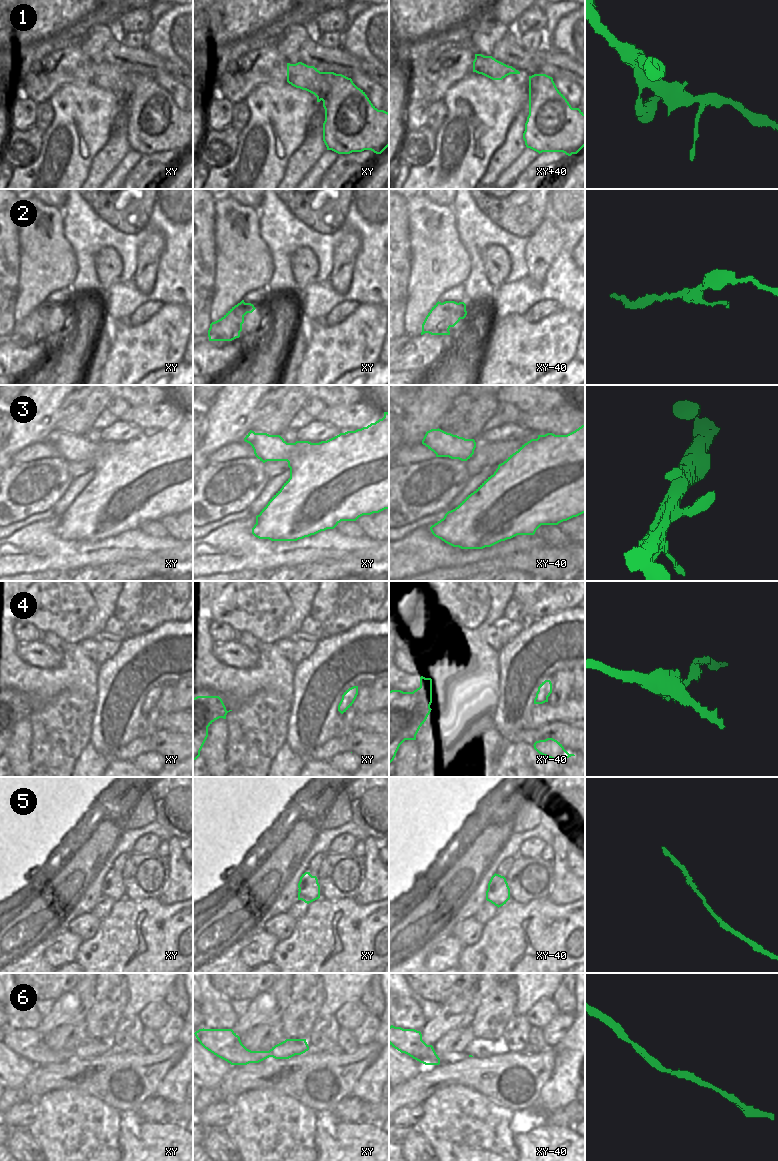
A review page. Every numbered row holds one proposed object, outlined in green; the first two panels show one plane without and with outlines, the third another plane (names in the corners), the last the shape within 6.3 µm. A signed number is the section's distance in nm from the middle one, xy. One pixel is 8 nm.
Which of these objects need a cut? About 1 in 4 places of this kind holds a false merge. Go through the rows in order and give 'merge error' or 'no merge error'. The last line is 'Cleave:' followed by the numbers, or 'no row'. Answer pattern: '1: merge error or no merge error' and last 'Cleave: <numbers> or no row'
1: no merge error
2: no merge error
3: no merge error
4: no merge error
5: merge error
6: no merge error
Cleave: 5

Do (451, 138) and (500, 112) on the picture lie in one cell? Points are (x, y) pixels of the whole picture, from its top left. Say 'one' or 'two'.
one

